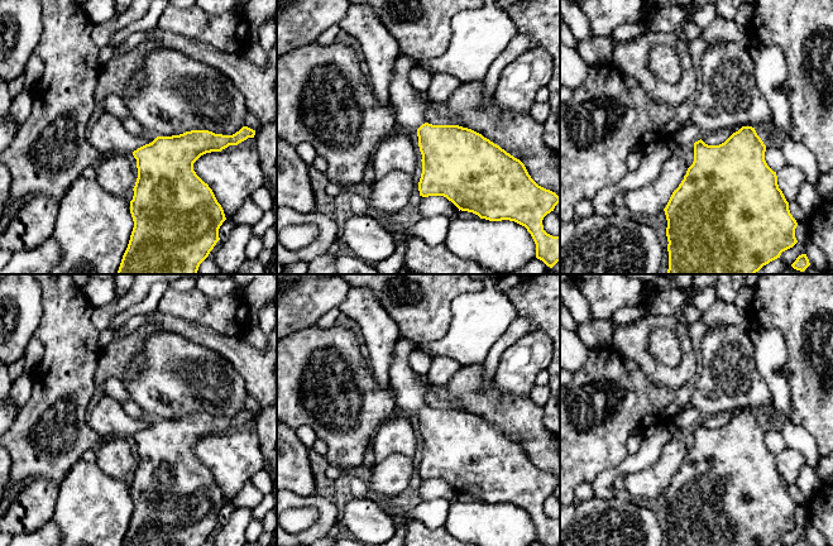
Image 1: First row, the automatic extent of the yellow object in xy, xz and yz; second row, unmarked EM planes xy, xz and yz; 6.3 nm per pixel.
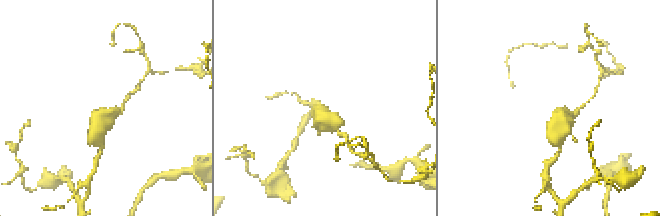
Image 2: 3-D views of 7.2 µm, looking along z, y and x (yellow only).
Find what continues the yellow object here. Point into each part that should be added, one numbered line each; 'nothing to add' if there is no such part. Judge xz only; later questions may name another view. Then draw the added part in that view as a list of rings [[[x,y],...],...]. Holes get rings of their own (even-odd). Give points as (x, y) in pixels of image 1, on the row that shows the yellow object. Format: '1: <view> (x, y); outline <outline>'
1: xz (410, 106); outline [[[402,52],[396,58],[389,86],[391,101],[396,109],[396,123],[398,129],[413,131],[426,123],[425,112],[427,105],[408,81],[410,70],[415,61]]]

